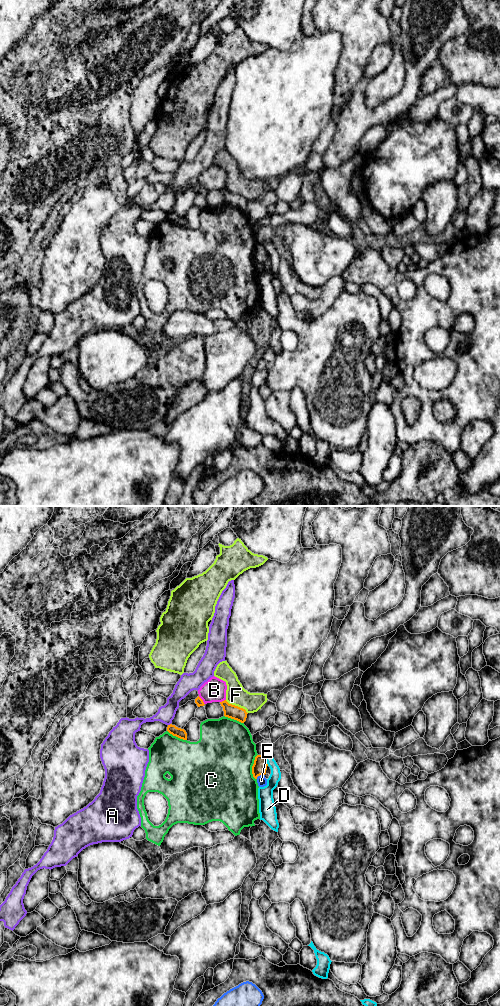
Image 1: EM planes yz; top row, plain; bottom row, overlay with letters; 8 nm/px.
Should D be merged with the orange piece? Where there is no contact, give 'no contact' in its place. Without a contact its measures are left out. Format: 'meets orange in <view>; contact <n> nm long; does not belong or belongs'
meets orange in yz; contact 80 nm long; does not belong

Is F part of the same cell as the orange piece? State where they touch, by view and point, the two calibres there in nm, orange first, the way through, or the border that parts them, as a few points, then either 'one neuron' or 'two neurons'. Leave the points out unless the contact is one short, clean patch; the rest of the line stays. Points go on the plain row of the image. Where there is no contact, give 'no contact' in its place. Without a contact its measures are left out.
meets orange in yz at (237, 194); 110 nm thick on the orange side, 160 nm on the other; border along yz (225, 188), (242, 195), (247, 201); two neurons

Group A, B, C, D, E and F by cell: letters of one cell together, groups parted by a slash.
A / B / C / D / E / F

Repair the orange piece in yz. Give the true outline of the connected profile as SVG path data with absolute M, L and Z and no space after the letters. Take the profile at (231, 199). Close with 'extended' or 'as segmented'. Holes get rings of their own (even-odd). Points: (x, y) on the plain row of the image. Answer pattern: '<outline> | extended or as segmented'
M226 188L220 190L220 192L223 195L225 205L237 208L241 211L246 209L248 201L245 197L229 192Z | as segmented

